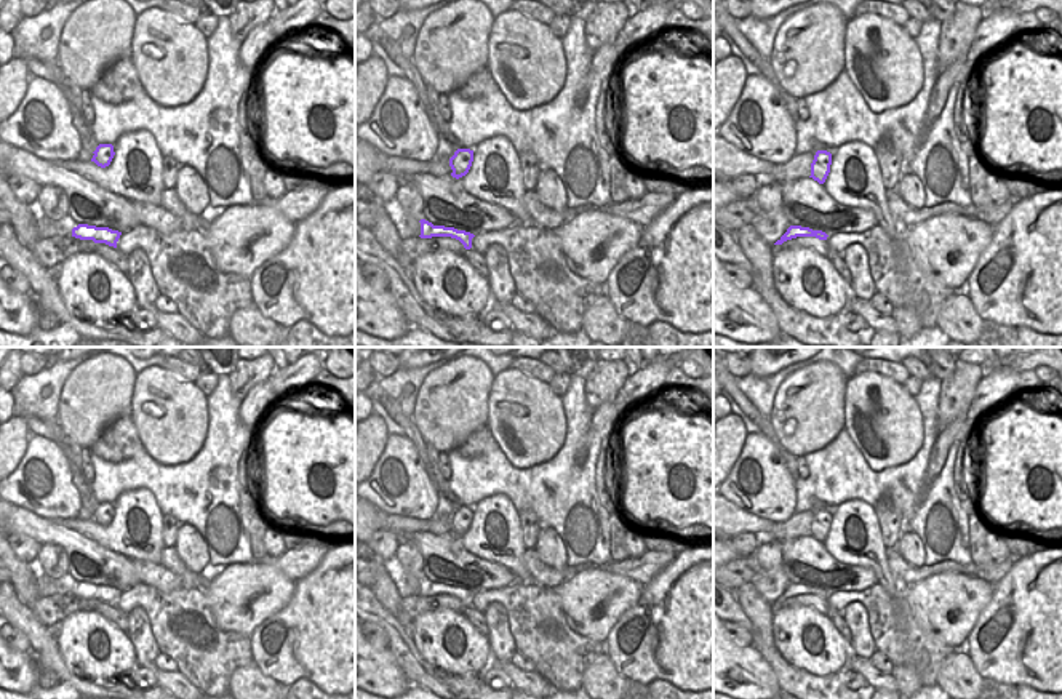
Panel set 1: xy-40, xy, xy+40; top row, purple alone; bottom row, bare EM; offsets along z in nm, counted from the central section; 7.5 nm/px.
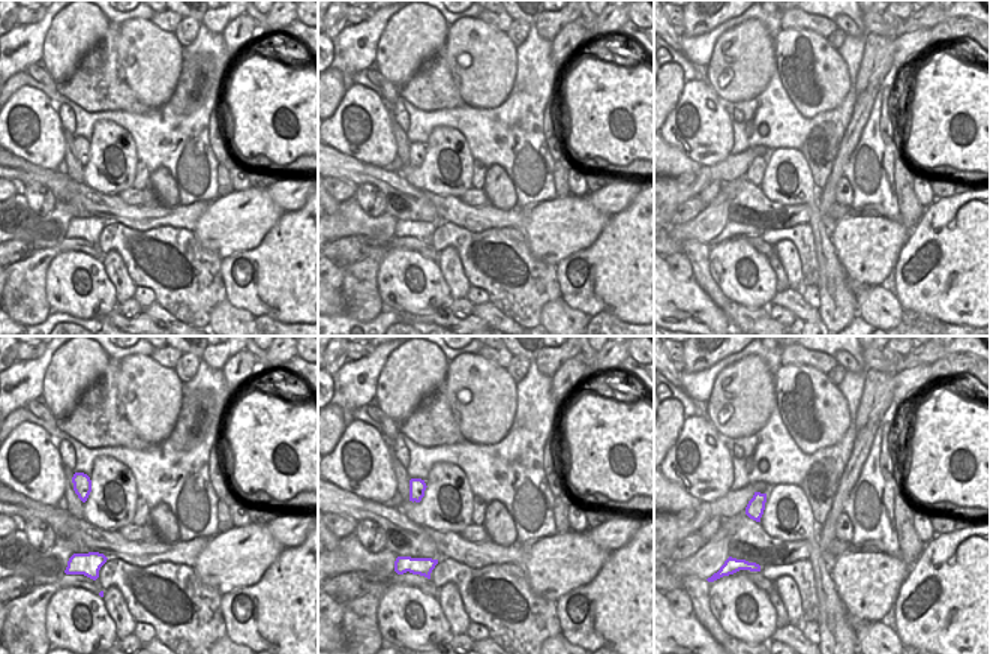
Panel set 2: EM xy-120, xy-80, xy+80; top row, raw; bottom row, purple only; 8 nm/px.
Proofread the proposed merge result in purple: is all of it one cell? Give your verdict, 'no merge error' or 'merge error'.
merge error

